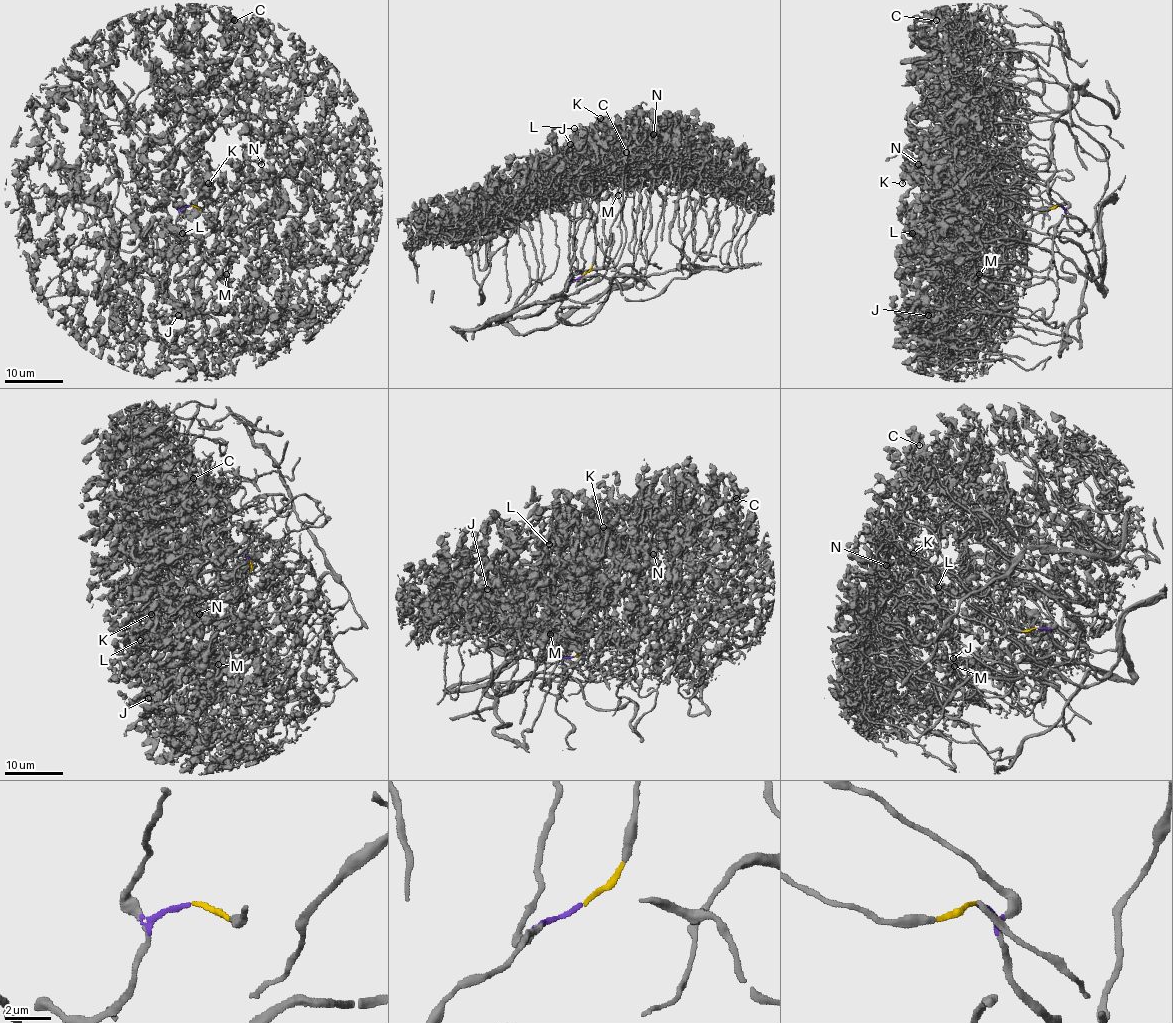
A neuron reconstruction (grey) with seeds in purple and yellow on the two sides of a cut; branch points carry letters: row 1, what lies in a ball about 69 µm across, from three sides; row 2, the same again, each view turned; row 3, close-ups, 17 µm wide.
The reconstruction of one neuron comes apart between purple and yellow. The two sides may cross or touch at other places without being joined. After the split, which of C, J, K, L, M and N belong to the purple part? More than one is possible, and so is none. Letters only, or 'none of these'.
C, J, L, M, N

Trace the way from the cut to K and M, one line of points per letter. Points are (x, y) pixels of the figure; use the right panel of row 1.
K: (1060, 205), (1044, 209), (1021, 205), (1003, 194), (987, 204), (961, 196), (952, 205), (912, 178), (902, 183)
M: (1060, 205), (1067, 207), (1057, 194), (999, 163), (964, 160), (941, 176), (947, 207), (923, 221), (979, 275)

